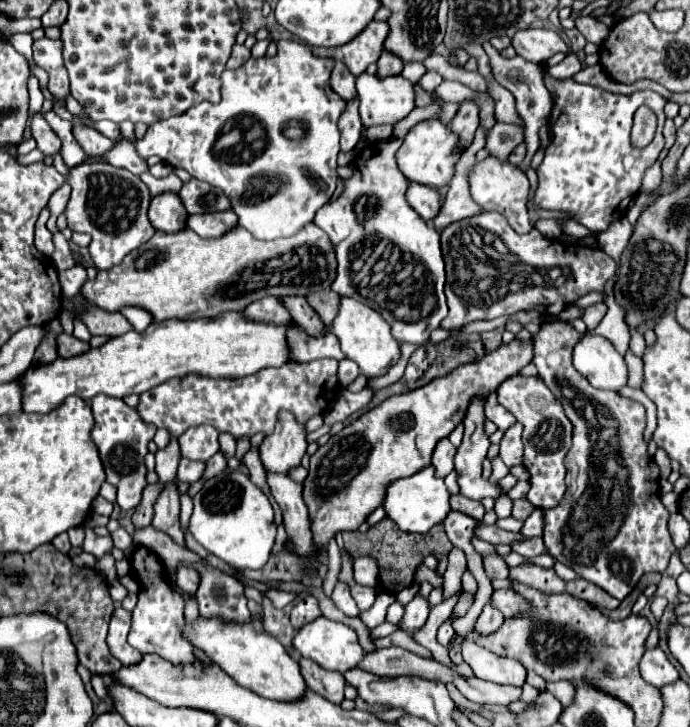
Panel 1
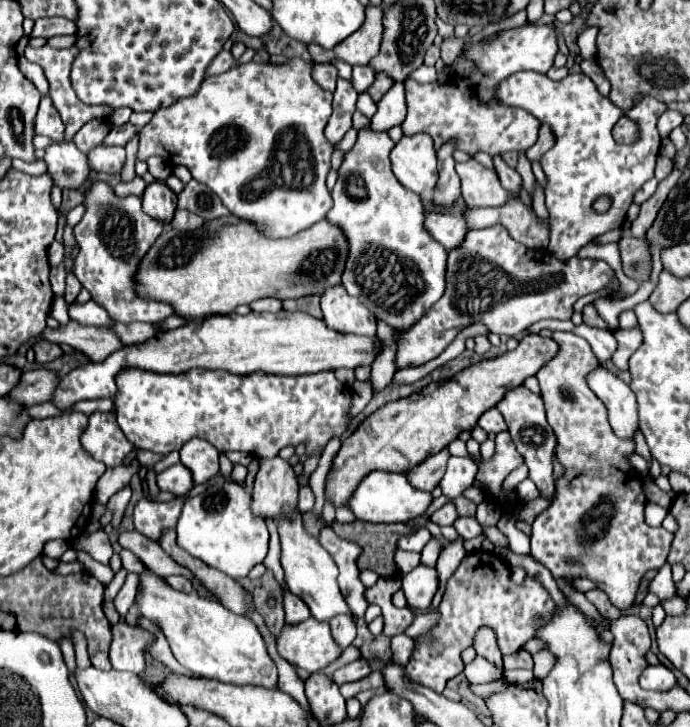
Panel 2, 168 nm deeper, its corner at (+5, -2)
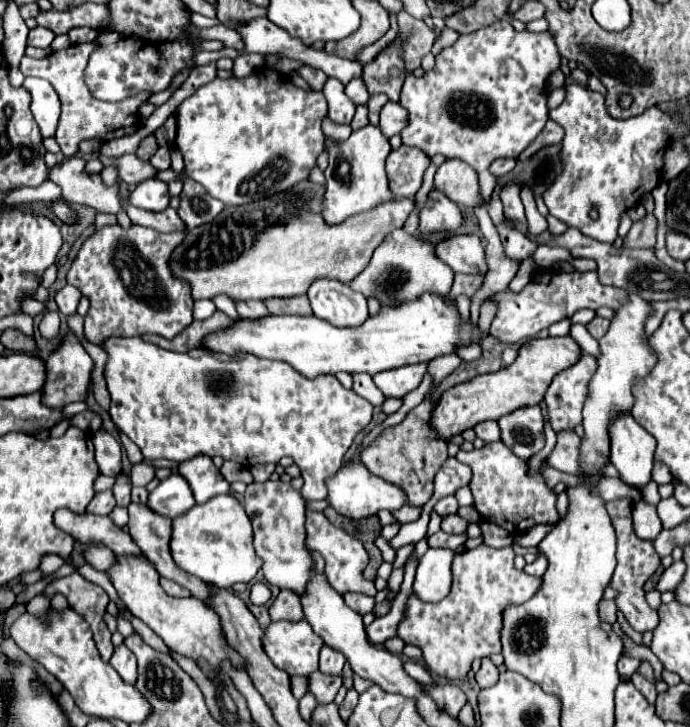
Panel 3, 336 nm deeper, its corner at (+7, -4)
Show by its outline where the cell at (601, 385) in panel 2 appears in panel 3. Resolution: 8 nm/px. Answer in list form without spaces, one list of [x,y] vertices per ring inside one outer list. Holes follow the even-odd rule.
[[[613,414],[609,438],[611,464],[619,470],[621,480],[633,488],[643,488],[651,480],[655,438],[631,414]]]

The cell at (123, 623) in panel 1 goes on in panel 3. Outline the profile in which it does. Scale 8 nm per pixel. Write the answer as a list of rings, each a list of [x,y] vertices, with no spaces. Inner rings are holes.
[[[119,644],[115,648],[109,664],[119,672],[119,676],[127,684],[135,684],[135,680],[137,680],[137,658],[133,658],[133,652],[125,644]]]

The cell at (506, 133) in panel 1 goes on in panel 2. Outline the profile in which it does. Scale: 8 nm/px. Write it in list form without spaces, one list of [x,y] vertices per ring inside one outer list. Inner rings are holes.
[[[495,156],[495,168],[497,168],[497,176],[499,176],[499,182],[501,186],[513,194],[515,198],[519,198],[519,192],[521,192],[521,176],[517,174],[515,168],[509,168],[507,164],[503,164],[501,156]]]

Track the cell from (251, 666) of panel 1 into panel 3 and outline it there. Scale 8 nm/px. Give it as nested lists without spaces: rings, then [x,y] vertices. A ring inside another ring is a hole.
[[[117,556],[117,564],[109,568],[109,576],[113,580],[117,594],[129,608],[129,612],[139,620],[143,620],[159,638],[163,638],[163,642],[173,652],[193,662],[207,660],[209,666],[213,666],[215,670],[221,670],[223,660],[229,660],[231,666],[237,670],[247,670],[245,658],[241,658],[237,650],[233,650],[233,646],[225,642],[225,634],[221,630],[221,620],[217,618],[217,614],[211,608],[207,608],[199,598],[191,598],[191,596],[175,598],[165,594],[165,590],[159,584],[159,574],[147,558]]]

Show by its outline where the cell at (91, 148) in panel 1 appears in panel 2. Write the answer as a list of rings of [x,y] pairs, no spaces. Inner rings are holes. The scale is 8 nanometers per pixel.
[[[111,146],[111,148],[93,148],[91,154],[87,154],[89,164],[95,172],[107,172],[107,174],[119,174],[125,164],[125,148],[123,146]]]

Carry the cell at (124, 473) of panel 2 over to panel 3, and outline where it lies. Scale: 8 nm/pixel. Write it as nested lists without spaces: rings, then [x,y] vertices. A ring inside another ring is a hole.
[[[105,490],[105,492],[97,492],[95,498],[89,502],[87,512],[91,514],[99,514],[99,516],[107,516],[111,510],[115,508],[115,496],[113,490]]]

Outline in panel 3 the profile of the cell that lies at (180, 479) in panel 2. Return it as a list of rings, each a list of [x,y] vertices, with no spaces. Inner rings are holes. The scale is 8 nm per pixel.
[[[169,474],[161,484],[149,494],[147,506],[163,516],[175,518],[177,514],[183,514],[195,504],[195,498],[189,490],[189,484],[181,474]]]

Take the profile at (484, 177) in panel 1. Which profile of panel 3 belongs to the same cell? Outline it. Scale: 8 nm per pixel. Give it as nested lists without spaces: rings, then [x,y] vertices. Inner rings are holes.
[[[445,160],[435,174],[435,186],[453,202],[467,208],[475,210],[487,204],[479,192],[479,178],[475,170],[461,160]]]

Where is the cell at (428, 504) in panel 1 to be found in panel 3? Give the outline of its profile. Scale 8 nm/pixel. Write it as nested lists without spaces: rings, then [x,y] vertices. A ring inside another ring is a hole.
[[[349,462],[345,466],[339,468],[339,472],[327,480],[327,488],[329,488],[329,502],[331,506],[347,516],[347,518],[353,518],[353,520],[361,520],[361,518],[369,518],[369,516],[375,516],[379,510],[399,510],[407,504],[407,494],[391,484],[391,482],[385,482],[383,478],[377,478],[375,474],[371,474],[361,462]]]

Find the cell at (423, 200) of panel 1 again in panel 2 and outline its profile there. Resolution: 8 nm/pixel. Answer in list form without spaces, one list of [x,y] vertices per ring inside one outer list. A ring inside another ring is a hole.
[[[441,212],[425,214],[425,228],[435,240],[439,240],[439,244],[443,244],[447,252],[459,248],[459,244],[465,240],[465,234],[469,230],[461,216],[441,214]]]

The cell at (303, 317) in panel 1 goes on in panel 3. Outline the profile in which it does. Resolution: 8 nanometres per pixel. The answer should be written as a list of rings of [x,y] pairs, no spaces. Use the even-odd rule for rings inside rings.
[[[255,300],[235,302],[235,306],[237,306],[237,312],[241,318],[261,318],[261,316],[269,314],[267,306],[263,302],[255,302]]]

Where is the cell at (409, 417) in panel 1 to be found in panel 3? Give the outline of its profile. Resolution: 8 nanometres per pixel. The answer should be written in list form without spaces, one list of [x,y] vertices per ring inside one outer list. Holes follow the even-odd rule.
[[[571,336],[535,338],[527,342],[527,346],[523,344],[519,348],[519,354],[511,366],[505,366],[497,372],[479,374],[469,382],[463,382],[445,390],[439,402],[431,410],[431,428],[437,432],[441,440],[447,442],[449,438],[461,434],[467,428],[473,428],[483,420],[499,420],[501,416],[521,406],[539,404],[553,376],[565,370],[567,366],[573,366],[579,360],[579,356],[581,356],[581,348]]]

